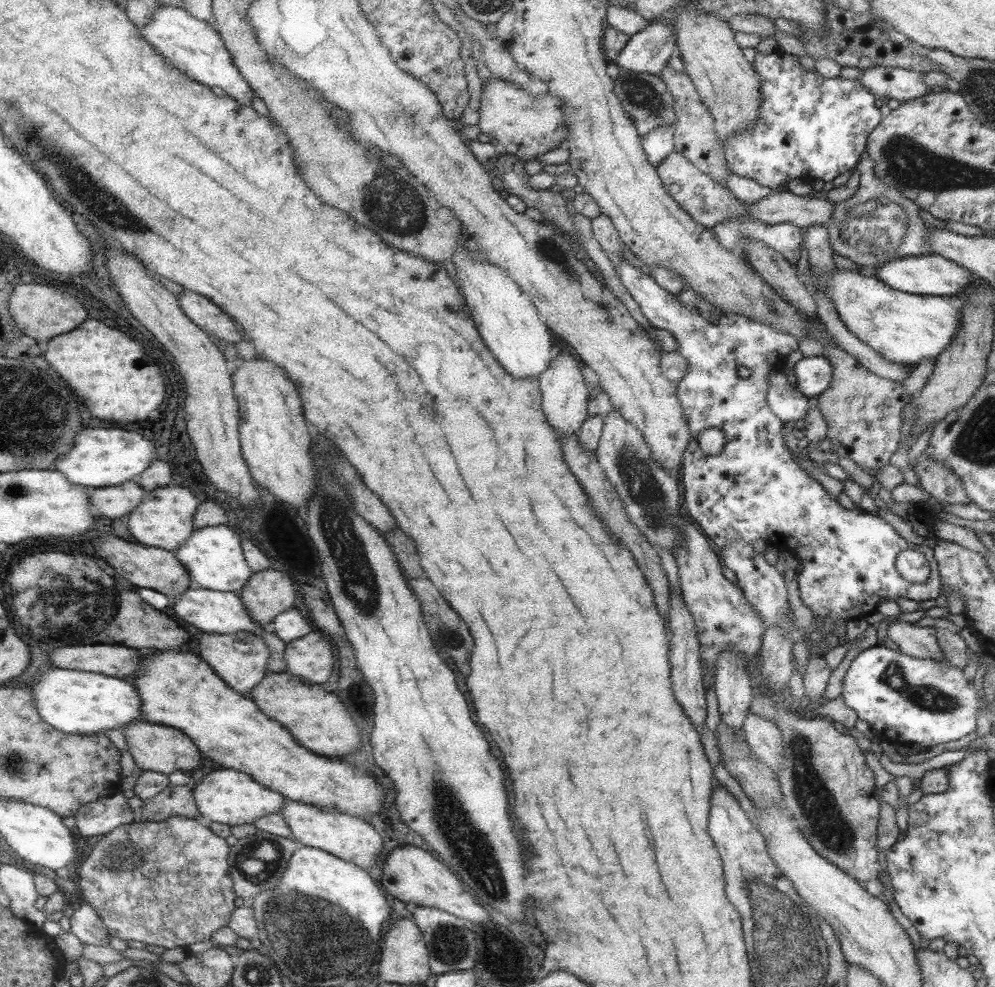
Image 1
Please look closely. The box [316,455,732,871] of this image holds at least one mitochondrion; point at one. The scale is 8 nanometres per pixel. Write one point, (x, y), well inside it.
(451, 637)

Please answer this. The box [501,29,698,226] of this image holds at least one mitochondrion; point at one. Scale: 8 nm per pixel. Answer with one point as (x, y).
(637, 91)

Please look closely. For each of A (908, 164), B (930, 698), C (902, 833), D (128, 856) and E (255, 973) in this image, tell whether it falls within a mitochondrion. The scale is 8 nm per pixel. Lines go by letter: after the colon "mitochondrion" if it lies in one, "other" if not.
A: mitochondrion
B: mitochondrion
C: other
D: mitochondrion
E: mitochondrion

